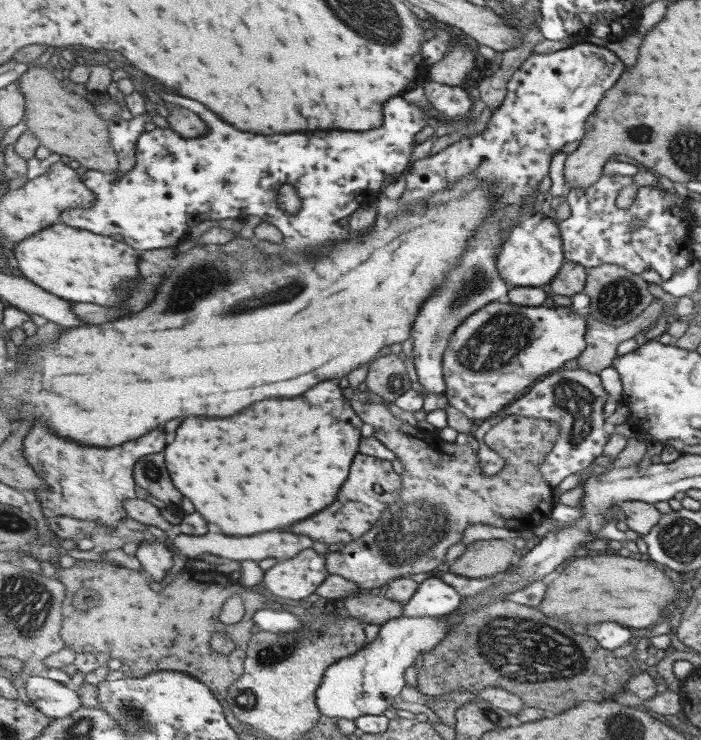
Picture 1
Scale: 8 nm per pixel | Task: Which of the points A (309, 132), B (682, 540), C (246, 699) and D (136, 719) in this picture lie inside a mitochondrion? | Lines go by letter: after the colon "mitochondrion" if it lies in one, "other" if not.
A: other
B: mitochondrion
C: mitochondrion
D: mitochondrion

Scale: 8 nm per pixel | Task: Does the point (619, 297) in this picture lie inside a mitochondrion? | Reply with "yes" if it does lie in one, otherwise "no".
yes

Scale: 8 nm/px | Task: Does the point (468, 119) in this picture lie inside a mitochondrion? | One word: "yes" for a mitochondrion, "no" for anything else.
no

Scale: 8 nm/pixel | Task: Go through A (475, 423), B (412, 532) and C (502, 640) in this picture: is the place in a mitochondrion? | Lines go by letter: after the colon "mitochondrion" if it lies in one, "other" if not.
A: other
B: mitochondrion
C: mitochondrion

